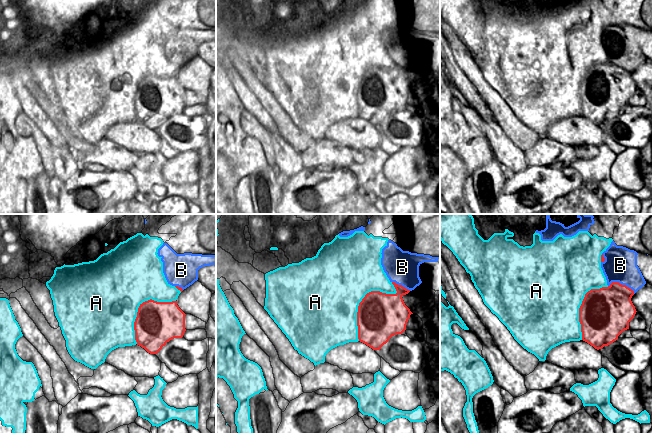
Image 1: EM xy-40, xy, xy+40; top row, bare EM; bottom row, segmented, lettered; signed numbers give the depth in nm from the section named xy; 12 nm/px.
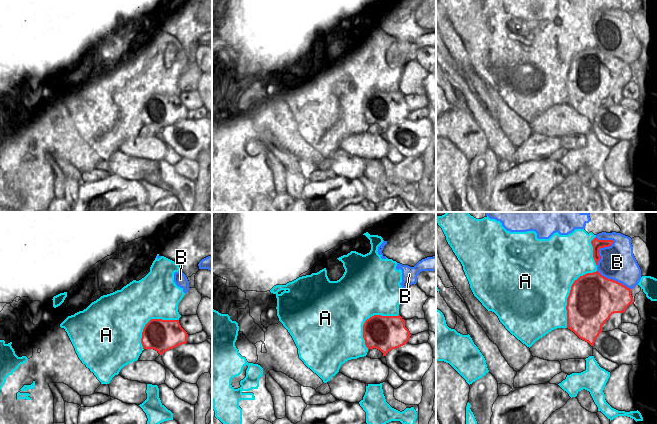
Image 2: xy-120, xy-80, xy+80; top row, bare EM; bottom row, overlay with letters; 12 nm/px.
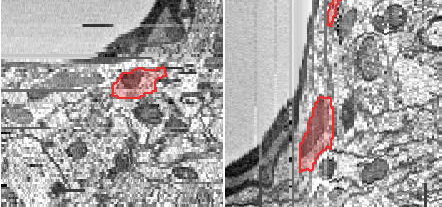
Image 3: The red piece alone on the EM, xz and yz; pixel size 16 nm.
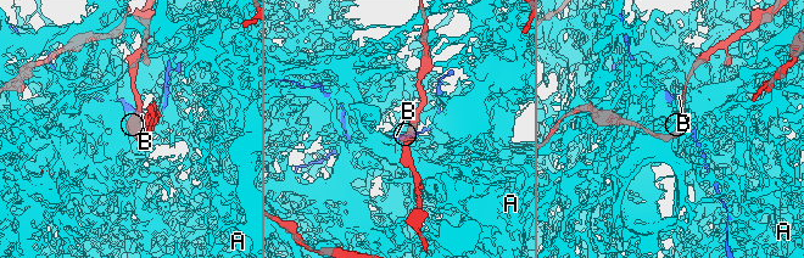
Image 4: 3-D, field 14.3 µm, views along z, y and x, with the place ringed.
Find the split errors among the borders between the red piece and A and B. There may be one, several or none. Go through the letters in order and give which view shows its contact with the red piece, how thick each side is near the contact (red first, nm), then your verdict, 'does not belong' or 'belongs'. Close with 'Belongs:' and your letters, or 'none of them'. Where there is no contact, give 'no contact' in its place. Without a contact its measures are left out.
A: contact in xy; calibres 480 and 500 nm; does not belong
B: contact in xy+40; calibres 440 and 400 nm; does not belong
Belongs: none of them

